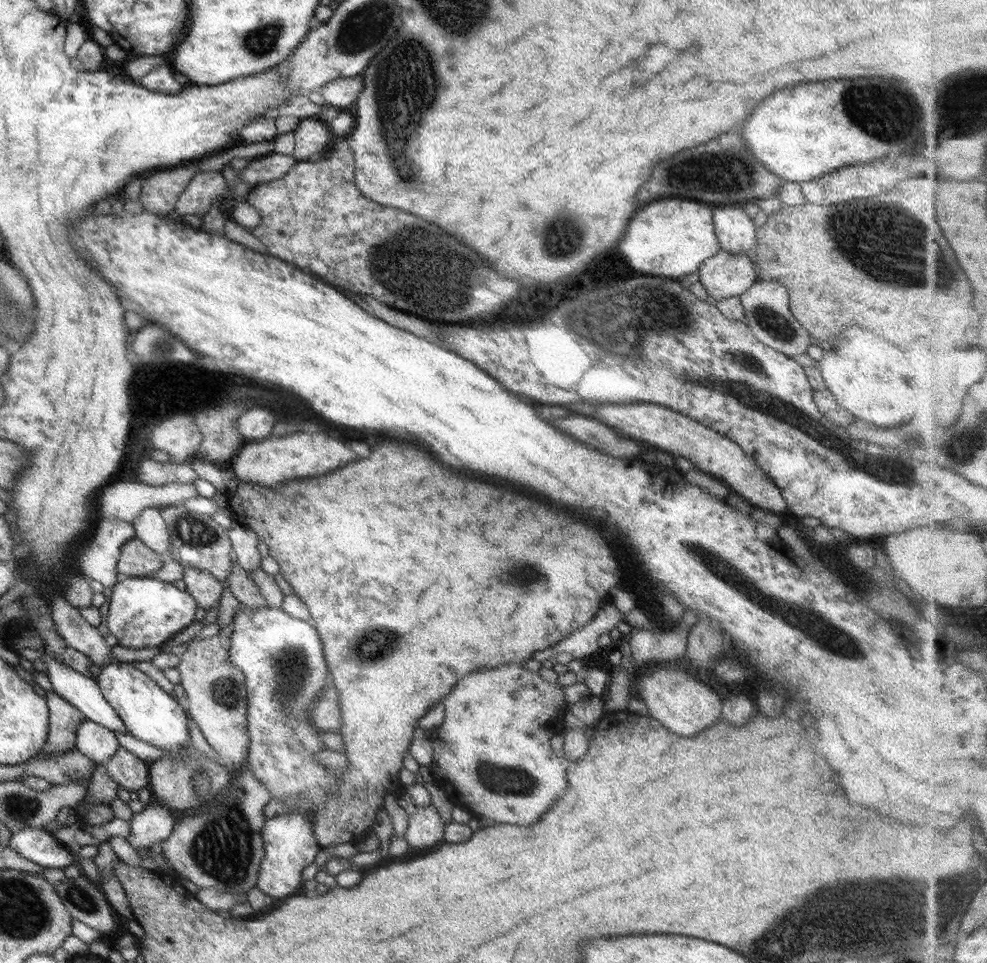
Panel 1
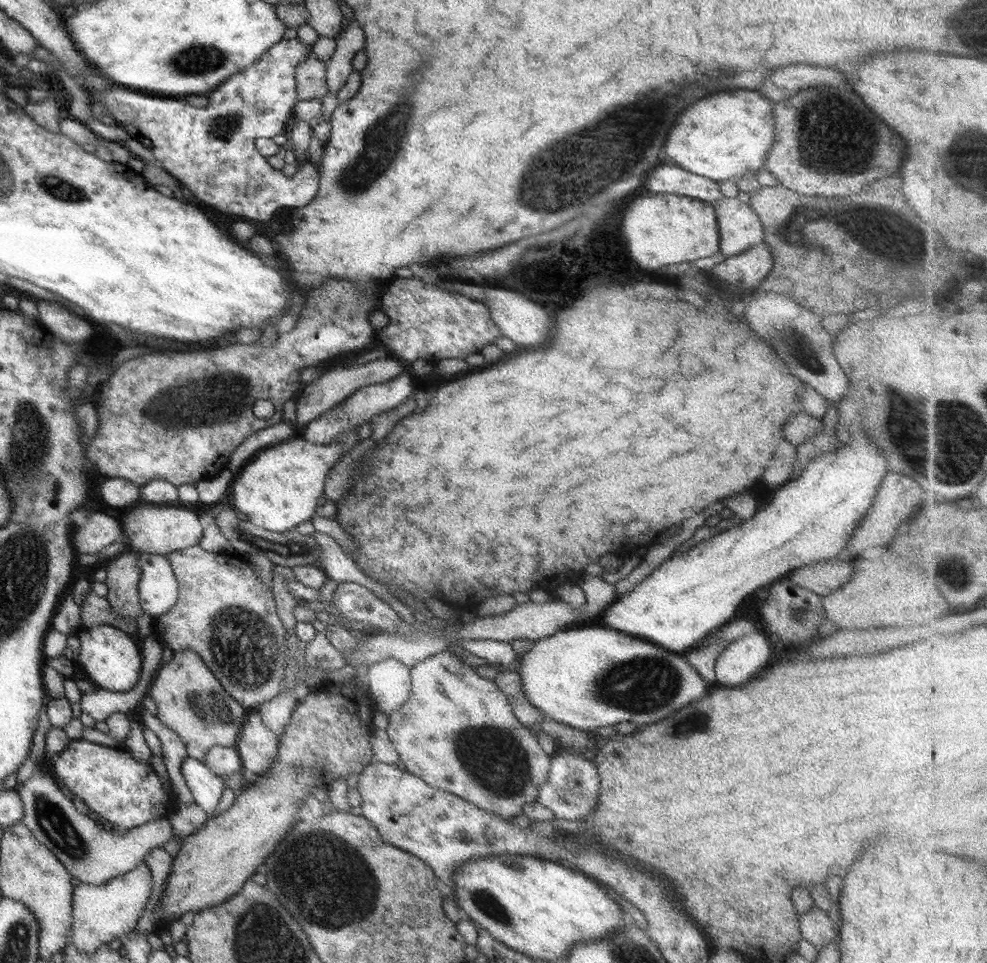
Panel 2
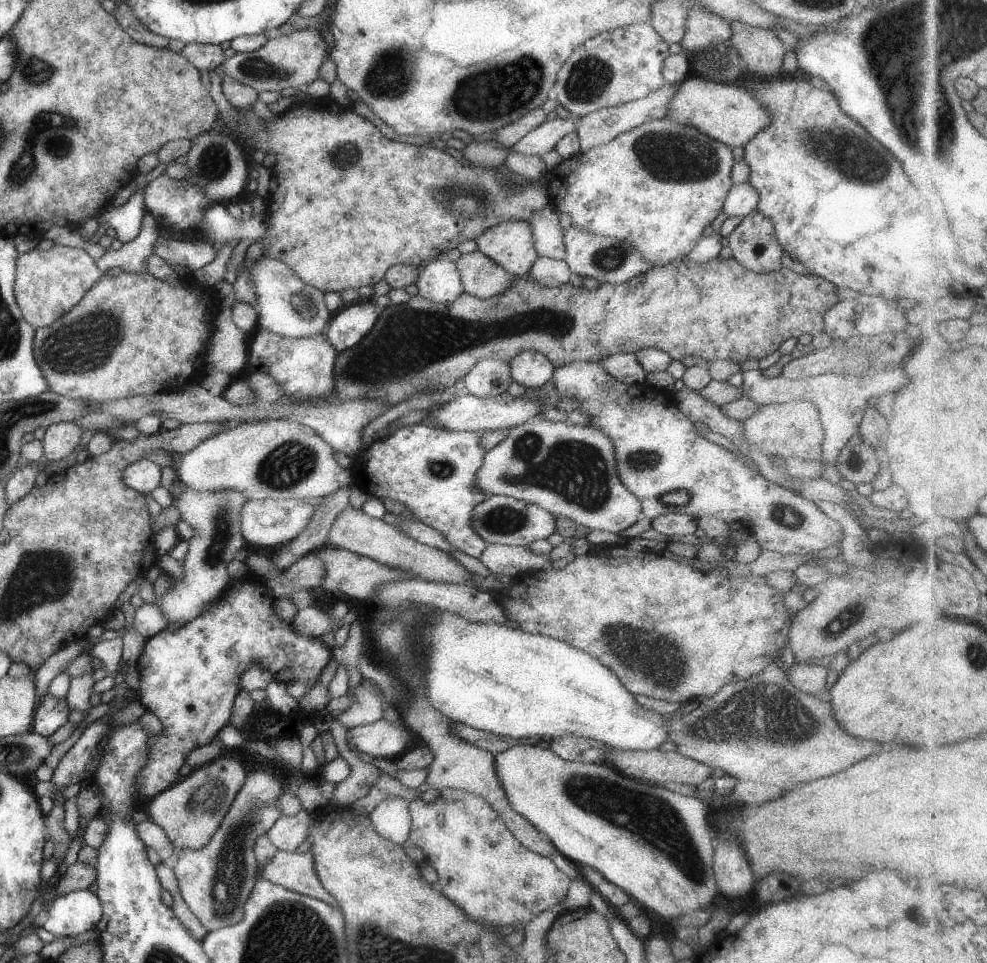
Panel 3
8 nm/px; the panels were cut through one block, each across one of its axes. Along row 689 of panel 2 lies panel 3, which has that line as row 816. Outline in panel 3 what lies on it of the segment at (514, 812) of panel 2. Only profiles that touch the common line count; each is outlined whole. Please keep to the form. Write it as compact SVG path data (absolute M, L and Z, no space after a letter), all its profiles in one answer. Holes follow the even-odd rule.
M441 788L433 802L425 803L419 797L409 801L407 810L410 814L408 838L417 846L430 865L437 870L439 892L457 904L469 918L479 922L495 922L499 926L515 926L515 930L524 928L537 914L549 906L566 901L566 892L570 880L559 870L549 857L544 857L523 848L509 832L481 796L469 794L465 790Z

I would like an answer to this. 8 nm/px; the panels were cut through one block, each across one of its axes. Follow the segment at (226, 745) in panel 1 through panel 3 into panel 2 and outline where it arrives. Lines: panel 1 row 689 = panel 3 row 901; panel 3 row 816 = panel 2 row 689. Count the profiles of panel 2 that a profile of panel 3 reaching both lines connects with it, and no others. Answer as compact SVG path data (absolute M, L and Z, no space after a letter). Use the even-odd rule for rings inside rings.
M199 545L187 546L167 555L177 581L177 598L165 614L153 617L154 635L172 652L192 650L211 671L221 688L244 708L257 707L280 692L284 673L286 642L283 625L276 615L272 591L259 583L248 560L237 555L207 553Z

